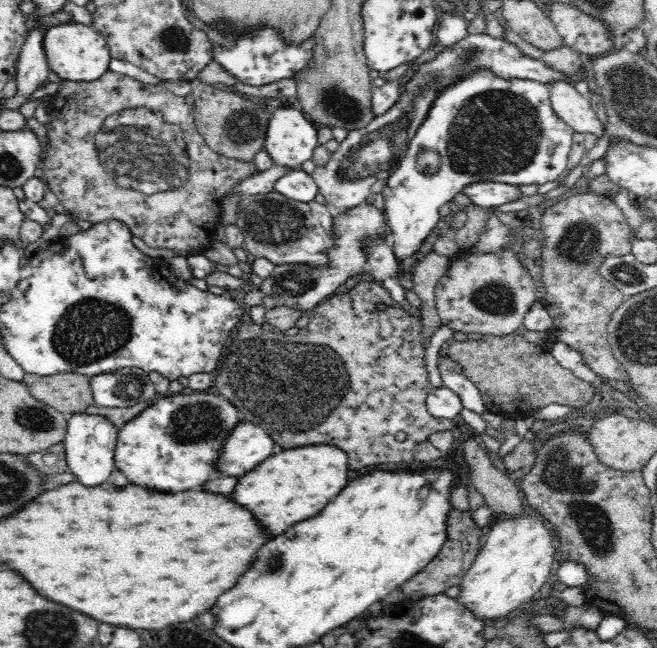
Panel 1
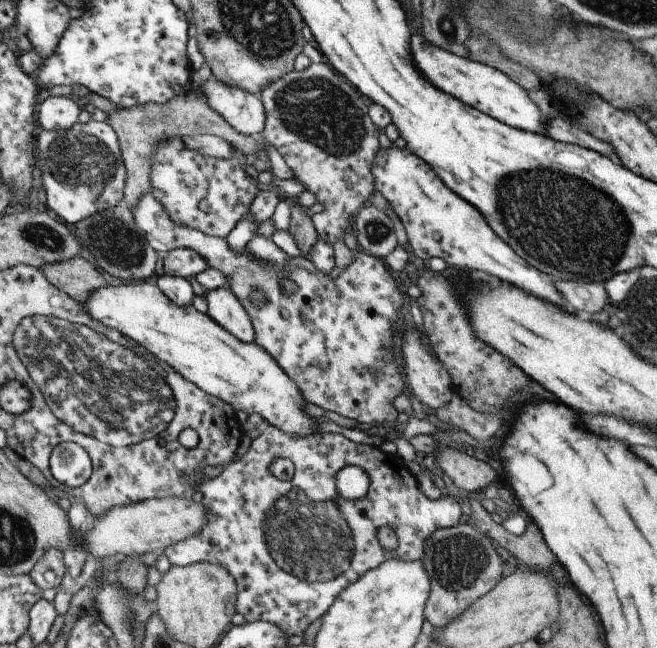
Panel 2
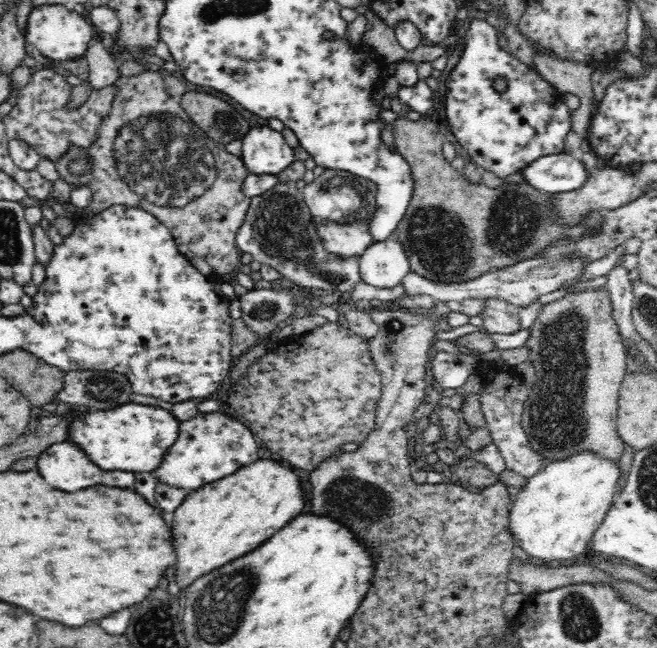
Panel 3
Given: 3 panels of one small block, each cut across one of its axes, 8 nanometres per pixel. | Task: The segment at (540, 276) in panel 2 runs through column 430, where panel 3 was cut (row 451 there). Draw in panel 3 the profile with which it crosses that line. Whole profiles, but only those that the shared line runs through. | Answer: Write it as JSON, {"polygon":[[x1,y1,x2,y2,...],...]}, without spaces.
{"polygon":[[199,412,194,418,181,422,179,428,180,435,176,446,168,450,160,470,156,470,158,480,170,486,196,490,208,482,234,474,238,468,261,458,252,432,226,412]]}

